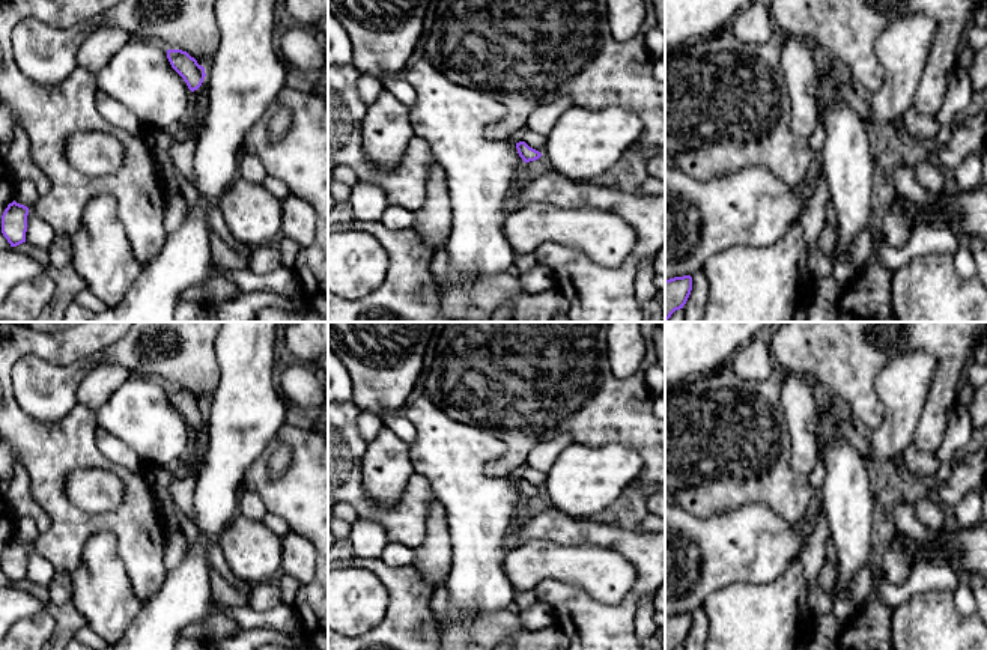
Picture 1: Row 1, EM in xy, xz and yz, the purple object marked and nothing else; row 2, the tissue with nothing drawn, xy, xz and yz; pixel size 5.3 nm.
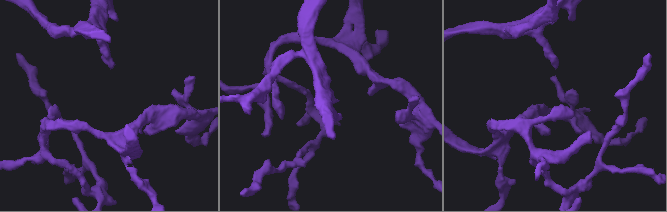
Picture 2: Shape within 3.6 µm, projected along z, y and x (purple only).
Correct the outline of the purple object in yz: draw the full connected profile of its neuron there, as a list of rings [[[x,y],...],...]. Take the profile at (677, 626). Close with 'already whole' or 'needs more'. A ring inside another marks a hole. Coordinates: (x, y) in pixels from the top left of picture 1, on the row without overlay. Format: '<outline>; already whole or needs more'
[[[674,614],[665,617],[665,650],[683,645],[692,627],[692,614]]]; already whole

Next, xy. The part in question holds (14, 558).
[[[15,537],[5,546],[2,552],[2,570],[11,584],[26,579],[27,552],[29,545]]]; already whole

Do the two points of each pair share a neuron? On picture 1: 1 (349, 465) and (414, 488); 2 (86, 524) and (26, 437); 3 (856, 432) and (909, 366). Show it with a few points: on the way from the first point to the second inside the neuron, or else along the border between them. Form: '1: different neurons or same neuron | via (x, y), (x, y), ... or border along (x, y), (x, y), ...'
1: same neuron | via (349, 489), (372, 512), (399, 512)
2: same neuron | via (62, 507), (47, 488), (47, 461)
3: different neurons | border along (865, 434), (868, 440), (867, 458)

